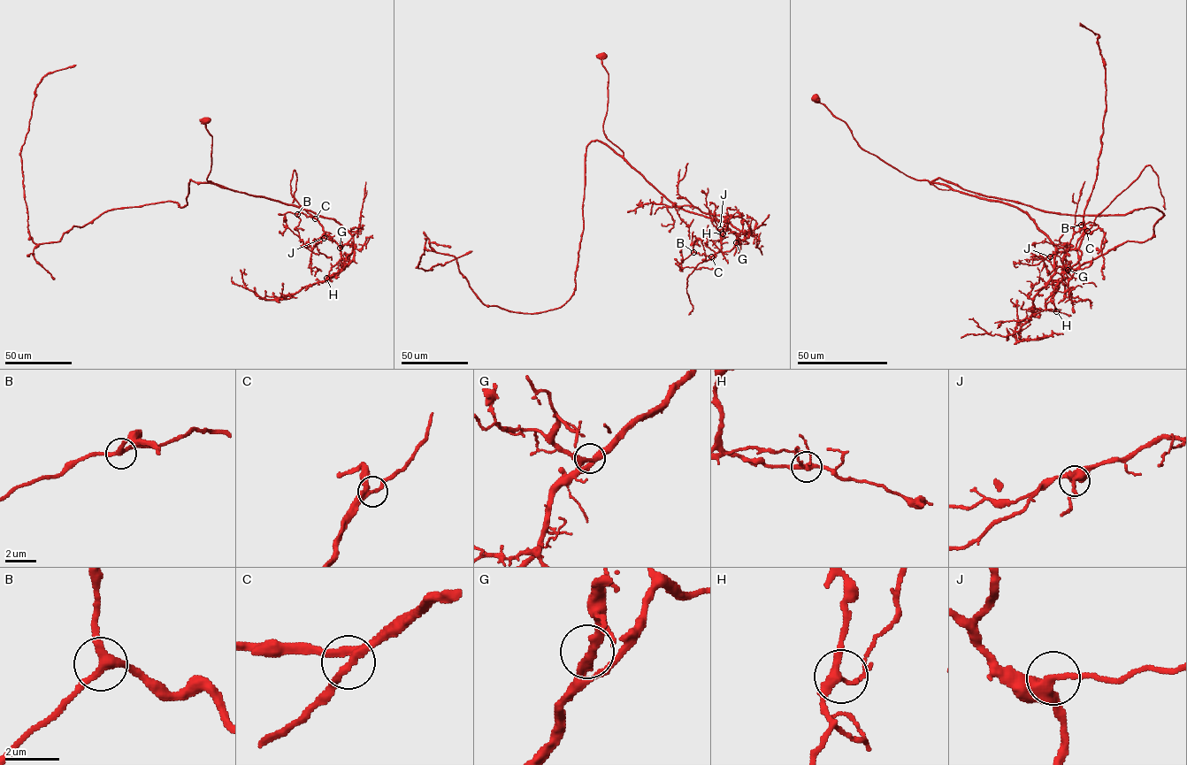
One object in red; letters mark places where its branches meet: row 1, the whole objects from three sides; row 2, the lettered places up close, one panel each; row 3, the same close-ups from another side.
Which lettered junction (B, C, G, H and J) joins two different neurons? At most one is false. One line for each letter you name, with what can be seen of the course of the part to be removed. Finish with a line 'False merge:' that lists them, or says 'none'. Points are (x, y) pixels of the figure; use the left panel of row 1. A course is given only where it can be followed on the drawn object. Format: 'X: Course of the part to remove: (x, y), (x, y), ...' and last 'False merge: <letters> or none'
H: Course of the part to remove: (326, 278), (331, 268), (340, 258), (340, 247), (292, 195), (290, 180), (294, 170), (297, 178), (292, 202)
False merge: H

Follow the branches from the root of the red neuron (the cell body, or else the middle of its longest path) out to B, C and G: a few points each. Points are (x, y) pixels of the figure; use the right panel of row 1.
B: (816, 97), (863, 149), (907, 175), (1024, 211), (1067, 270), (1080, 259), (1086, 232), (1081, 225)
C: (816, 97), (863, 149), (907, 175), (1024, 211), (1067, 270), (1080, 259), (1087, 231)
G: (816, 97), (847, 125), (863, 149), (907, 175), (1024, 211), (1052, 243), (1068, 270)

